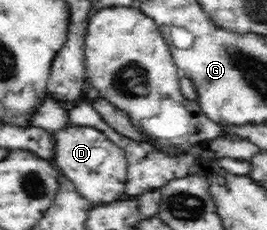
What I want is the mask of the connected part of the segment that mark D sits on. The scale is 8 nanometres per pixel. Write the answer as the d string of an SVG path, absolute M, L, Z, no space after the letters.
M68 125L67 129L55 132L56 165L62 173L76 185L76 190L94 205L104 205L119 201L126 194L128 160L124 151L105 133L94 127Z

